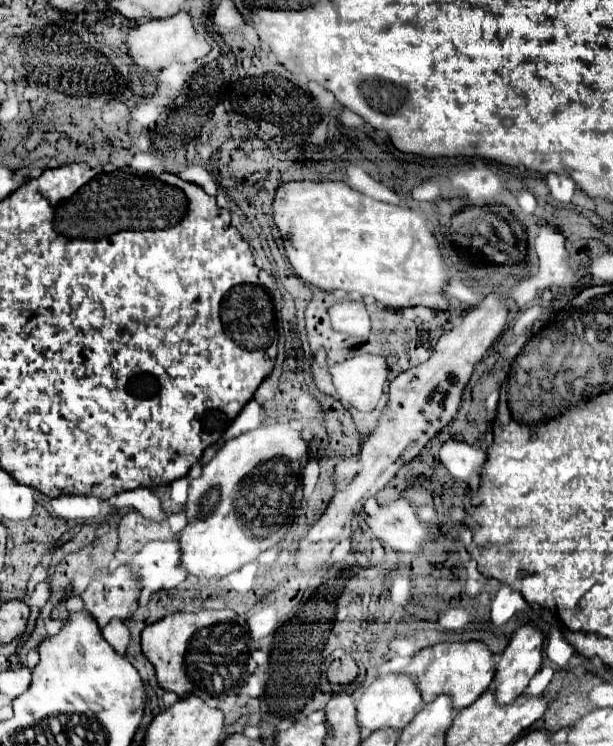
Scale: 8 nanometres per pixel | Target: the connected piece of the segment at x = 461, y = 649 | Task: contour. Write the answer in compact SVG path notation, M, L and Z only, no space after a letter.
M480 640L470 642L442 642L430 648L422 648L408 668L402 672L416 678L416 684L422 692L424 702L432 702L438 694L450 694L454 708L470 706L484 690L488 690L490 682L494 680L494 654L490 648Z

